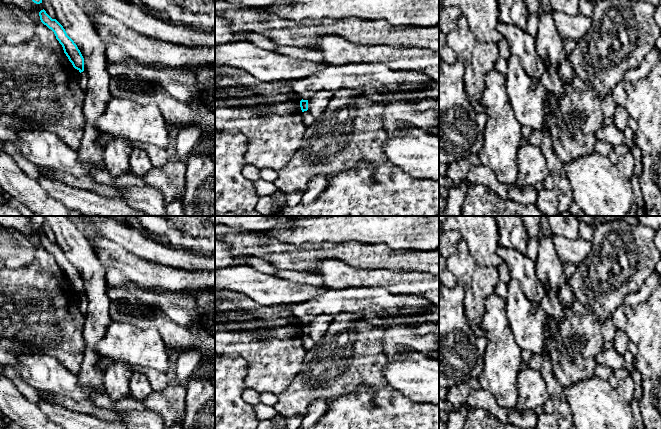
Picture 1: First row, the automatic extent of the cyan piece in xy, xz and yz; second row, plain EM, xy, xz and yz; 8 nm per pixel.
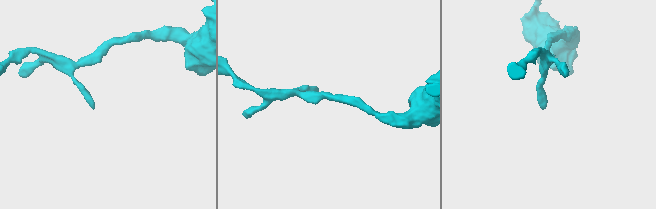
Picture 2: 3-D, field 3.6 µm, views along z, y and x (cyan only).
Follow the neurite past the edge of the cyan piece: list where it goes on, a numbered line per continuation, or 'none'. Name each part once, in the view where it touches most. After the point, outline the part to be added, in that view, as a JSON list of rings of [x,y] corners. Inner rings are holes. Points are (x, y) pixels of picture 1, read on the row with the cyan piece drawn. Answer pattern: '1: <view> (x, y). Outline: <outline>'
none

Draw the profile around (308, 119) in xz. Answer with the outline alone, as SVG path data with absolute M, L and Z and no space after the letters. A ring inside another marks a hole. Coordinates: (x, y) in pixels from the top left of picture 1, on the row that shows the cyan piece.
M307 110L301 113L303 123L306 127L313 124L316 121L316 118Z

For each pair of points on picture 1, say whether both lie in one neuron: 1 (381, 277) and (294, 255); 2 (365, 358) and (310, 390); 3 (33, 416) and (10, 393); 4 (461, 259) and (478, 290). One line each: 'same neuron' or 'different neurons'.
1: different neurons
2: same neuron
3: same neuron
4: same neuron

